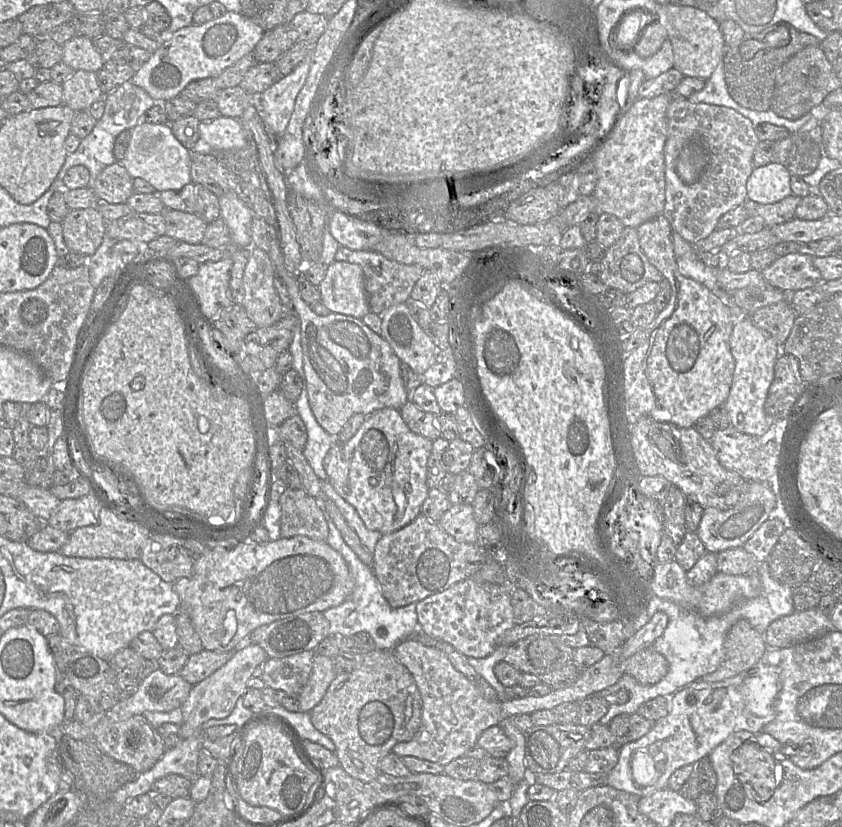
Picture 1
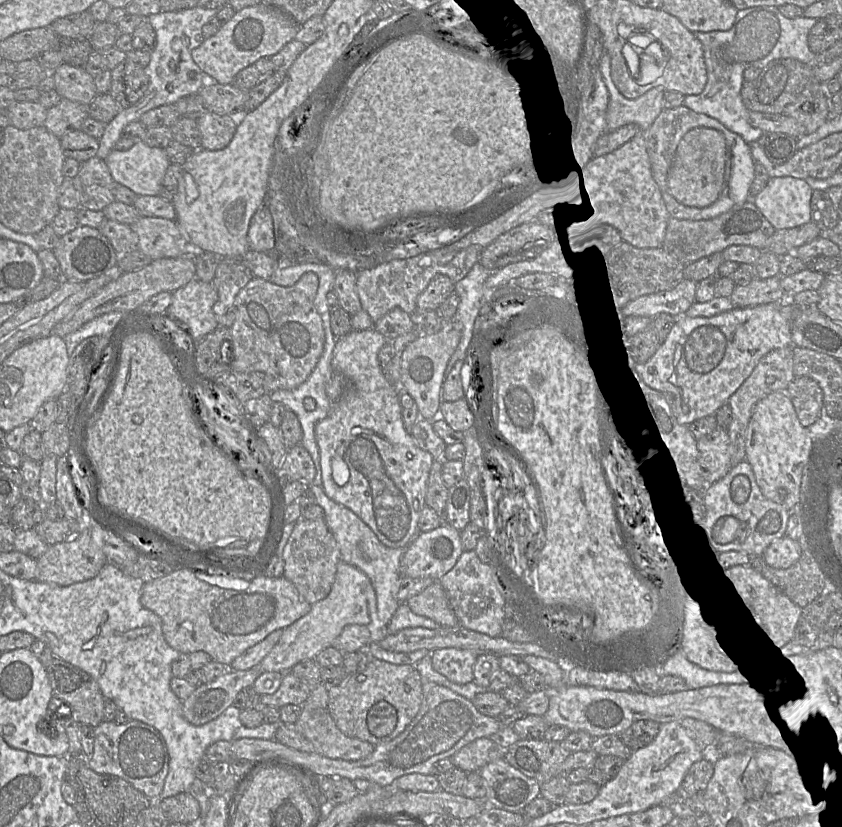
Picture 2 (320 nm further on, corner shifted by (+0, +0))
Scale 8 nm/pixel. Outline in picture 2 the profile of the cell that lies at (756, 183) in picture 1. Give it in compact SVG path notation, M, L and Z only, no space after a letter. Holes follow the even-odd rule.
M770 177L765 188L751 200L772 226L780 230L812 221L812 193L805 179Z

